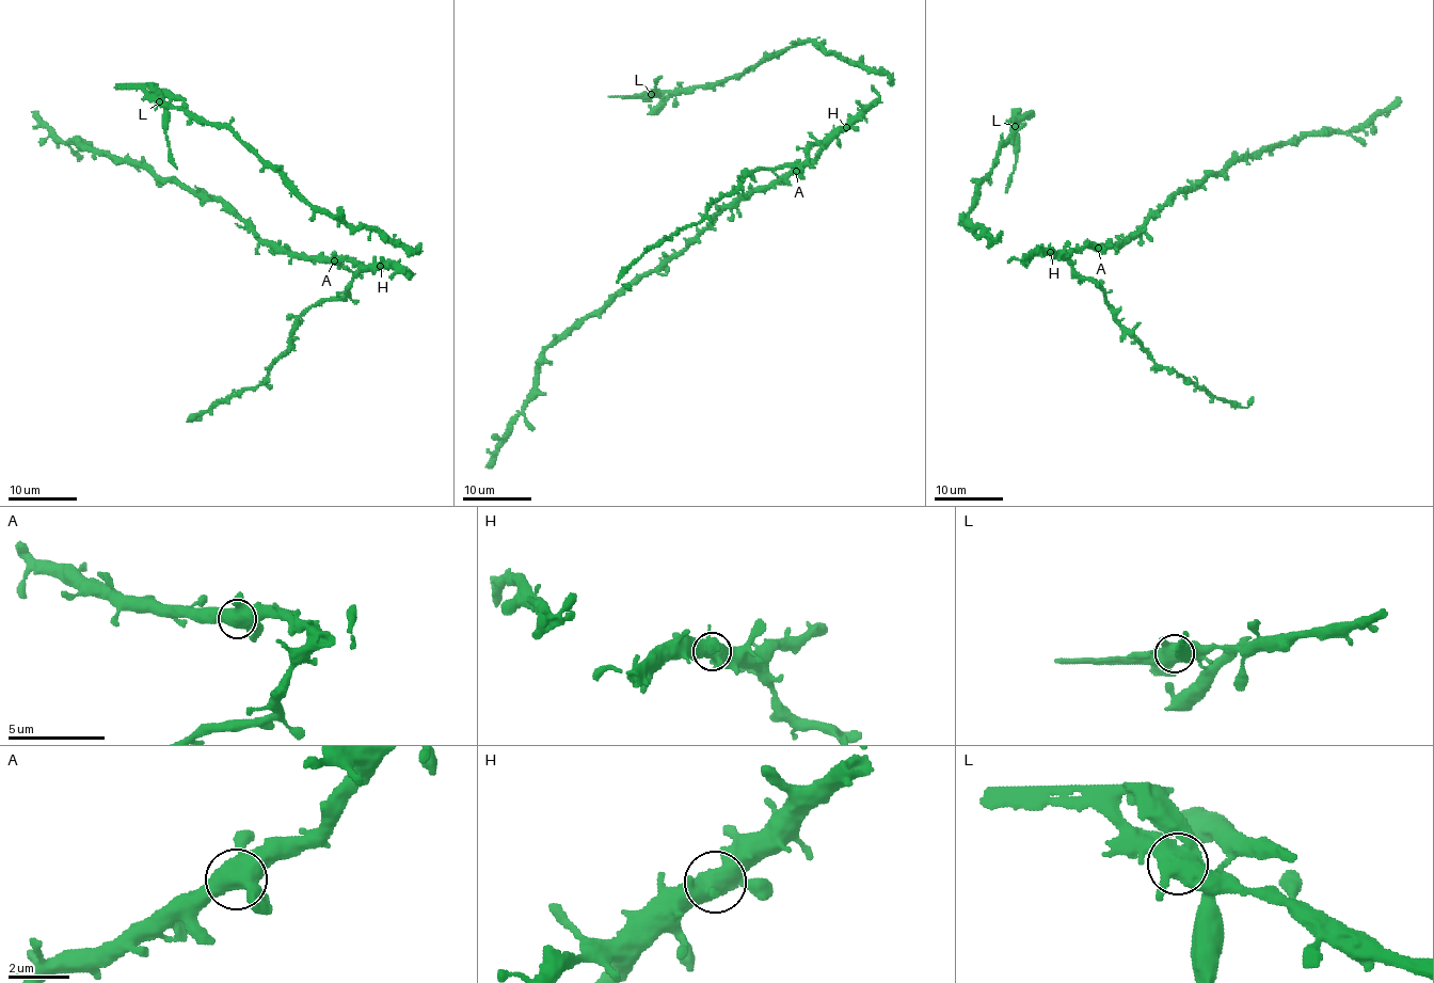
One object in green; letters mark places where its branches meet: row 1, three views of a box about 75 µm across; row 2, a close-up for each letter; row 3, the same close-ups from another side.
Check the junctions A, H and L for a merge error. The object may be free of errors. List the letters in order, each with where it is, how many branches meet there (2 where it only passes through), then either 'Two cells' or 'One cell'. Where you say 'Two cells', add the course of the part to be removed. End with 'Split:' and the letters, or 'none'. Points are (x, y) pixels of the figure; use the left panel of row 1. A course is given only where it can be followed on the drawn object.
A: Place: (334, 260). Branches: 4. One cell
H: Place: (380, 266). Branches: 4. One cell
L: Place: (159, 101). Branches: 4. Two cells. Course of the part to remove: (159, 101), (164, 109), (165, 140), (177, 169)
Split: L

